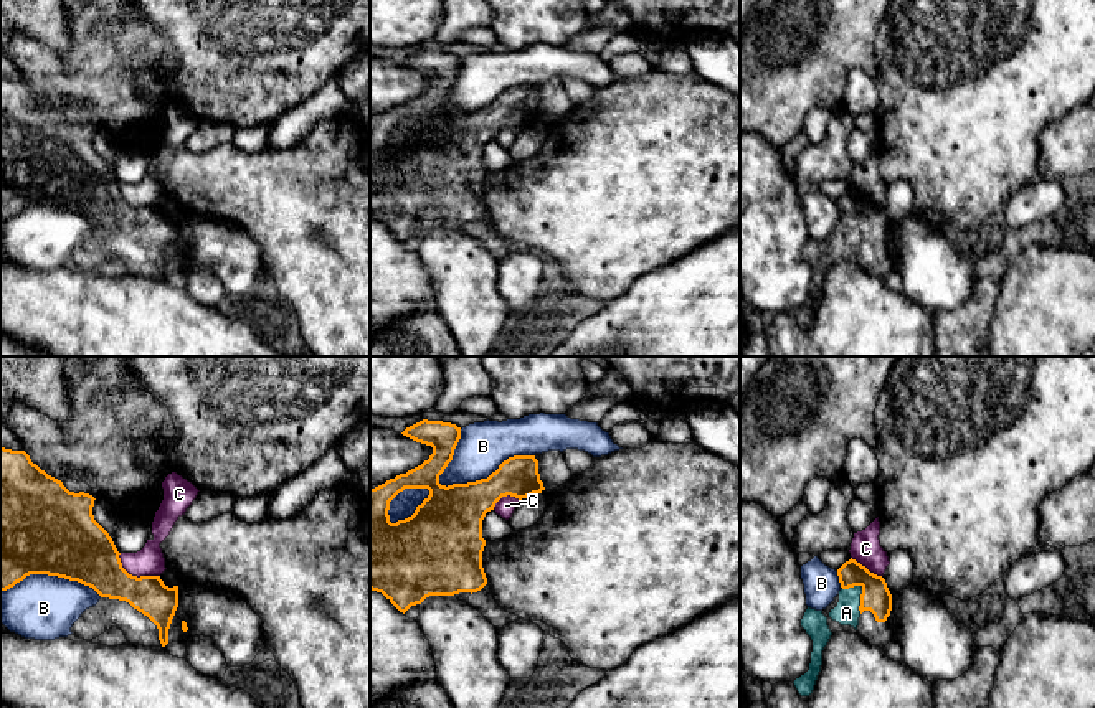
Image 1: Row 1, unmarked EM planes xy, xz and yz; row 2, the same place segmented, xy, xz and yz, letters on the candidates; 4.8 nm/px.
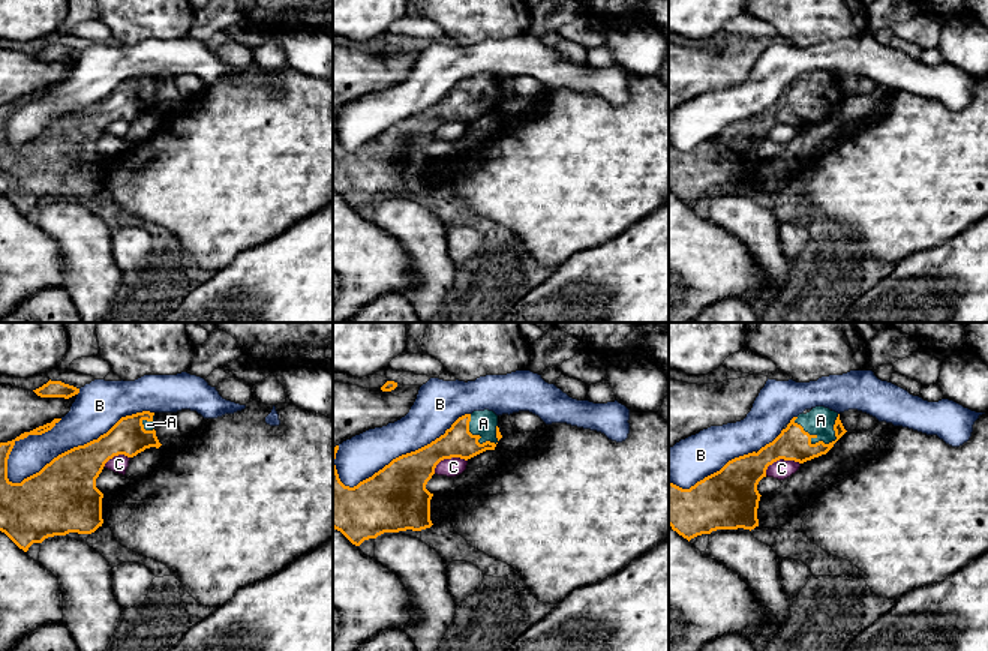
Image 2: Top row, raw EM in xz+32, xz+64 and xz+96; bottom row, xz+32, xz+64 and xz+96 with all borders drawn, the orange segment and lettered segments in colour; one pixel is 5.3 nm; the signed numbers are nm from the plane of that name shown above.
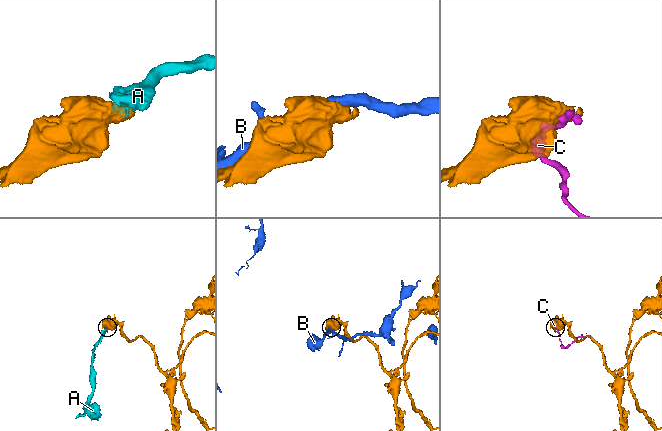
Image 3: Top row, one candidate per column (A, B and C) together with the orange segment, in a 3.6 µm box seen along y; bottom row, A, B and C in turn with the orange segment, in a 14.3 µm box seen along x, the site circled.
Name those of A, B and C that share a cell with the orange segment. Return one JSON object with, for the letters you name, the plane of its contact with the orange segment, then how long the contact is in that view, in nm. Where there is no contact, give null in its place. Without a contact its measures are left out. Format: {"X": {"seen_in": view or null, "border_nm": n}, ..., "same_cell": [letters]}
{"A": {"seen_in": "yz", "border_nm": 170}, "same_cell": ["A"]}

